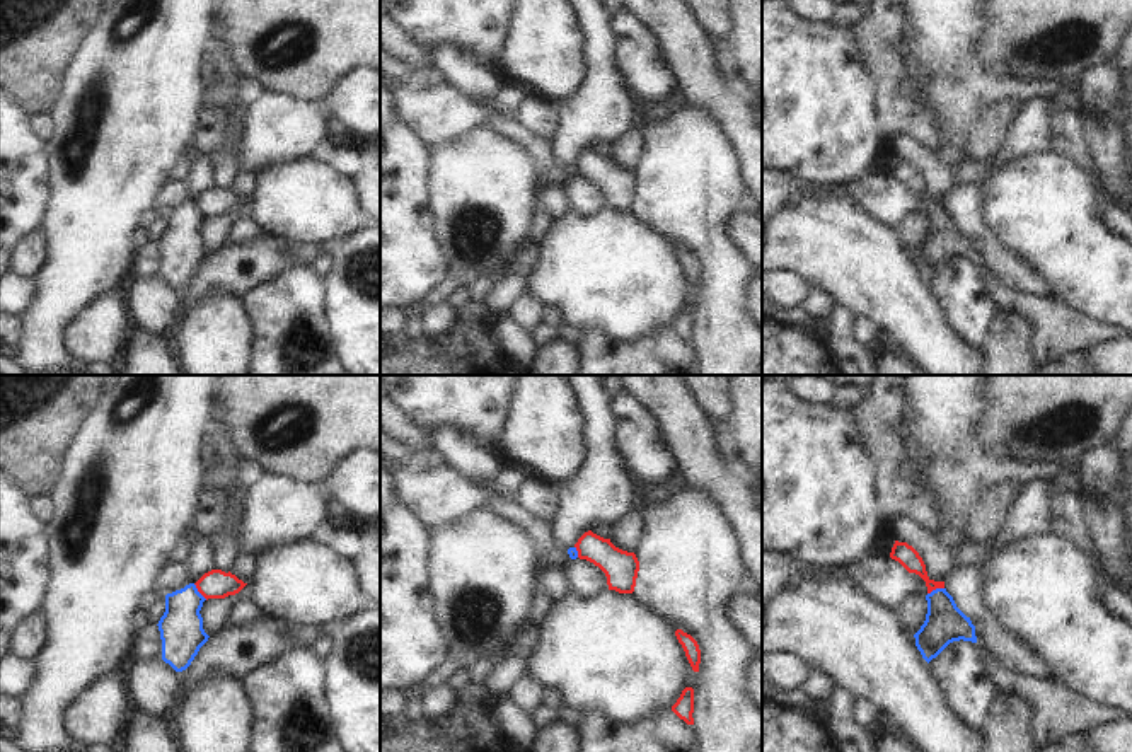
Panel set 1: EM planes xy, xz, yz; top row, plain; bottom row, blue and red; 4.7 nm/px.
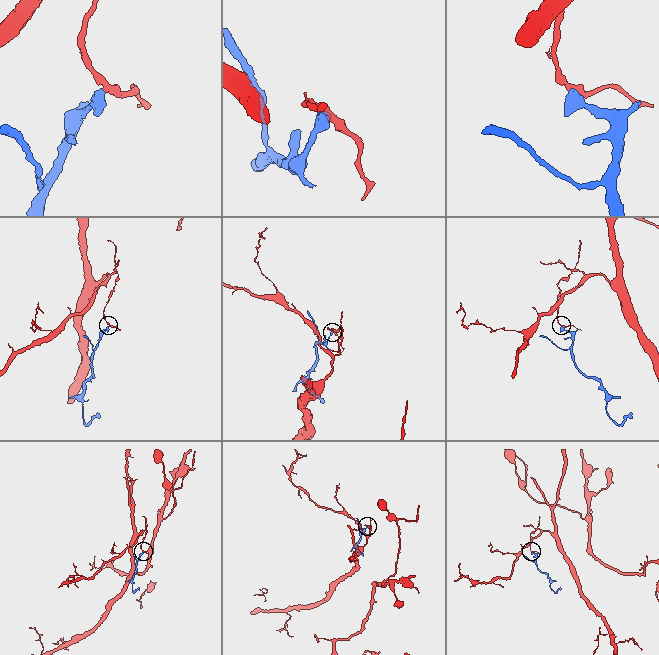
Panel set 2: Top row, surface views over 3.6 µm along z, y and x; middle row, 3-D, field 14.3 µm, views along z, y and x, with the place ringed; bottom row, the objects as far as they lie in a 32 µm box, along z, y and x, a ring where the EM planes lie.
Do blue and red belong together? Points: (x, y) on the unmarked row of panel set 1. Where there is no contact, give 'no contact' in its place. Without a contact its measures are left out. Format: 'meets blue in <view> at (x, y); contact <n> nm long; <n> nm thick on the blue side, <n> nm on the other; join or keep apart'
meets blue in xy at (198, 210); contact 100 nm long; 200 nm thick on the blue side, 140 nm on the other; keep apart

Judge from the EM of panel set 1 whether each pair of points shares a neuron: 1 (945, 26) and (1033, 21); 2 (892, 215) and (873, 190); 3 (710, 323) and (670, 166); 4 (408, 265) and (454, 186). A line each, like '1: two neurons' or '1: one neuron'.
1: two neurons
2: one neuron
3: one neuron
4: two neurons

